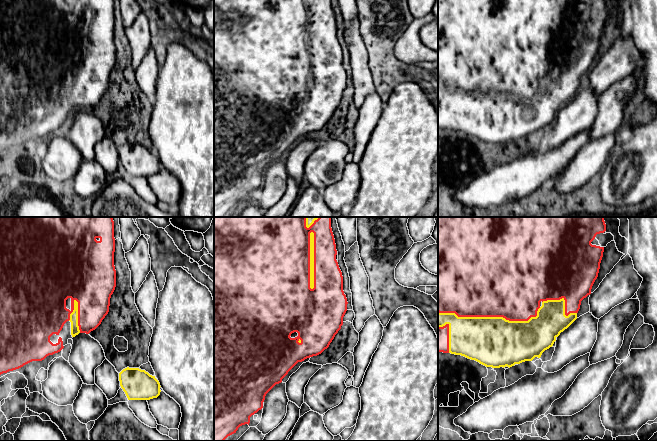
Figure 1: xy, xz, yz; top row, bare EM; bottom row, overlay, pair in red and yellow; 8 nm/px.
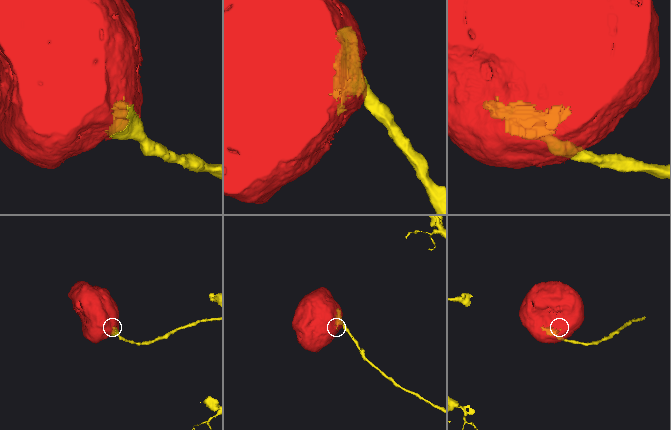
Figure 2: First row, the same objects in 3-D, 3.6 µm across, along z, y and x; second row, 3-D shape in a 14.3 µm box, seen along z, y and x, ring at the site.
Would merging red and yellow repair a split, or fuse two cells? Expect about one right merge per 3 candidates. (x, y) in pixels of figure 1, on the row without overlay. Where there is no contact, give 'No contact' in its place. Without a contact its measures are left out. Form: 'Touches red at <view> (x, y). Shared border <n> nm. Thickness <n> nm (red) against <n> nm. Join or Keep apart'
Touches red at xz (309, 36). Shared border 480 nm. Thickness 500 nm (red) against 30 nm. Join

